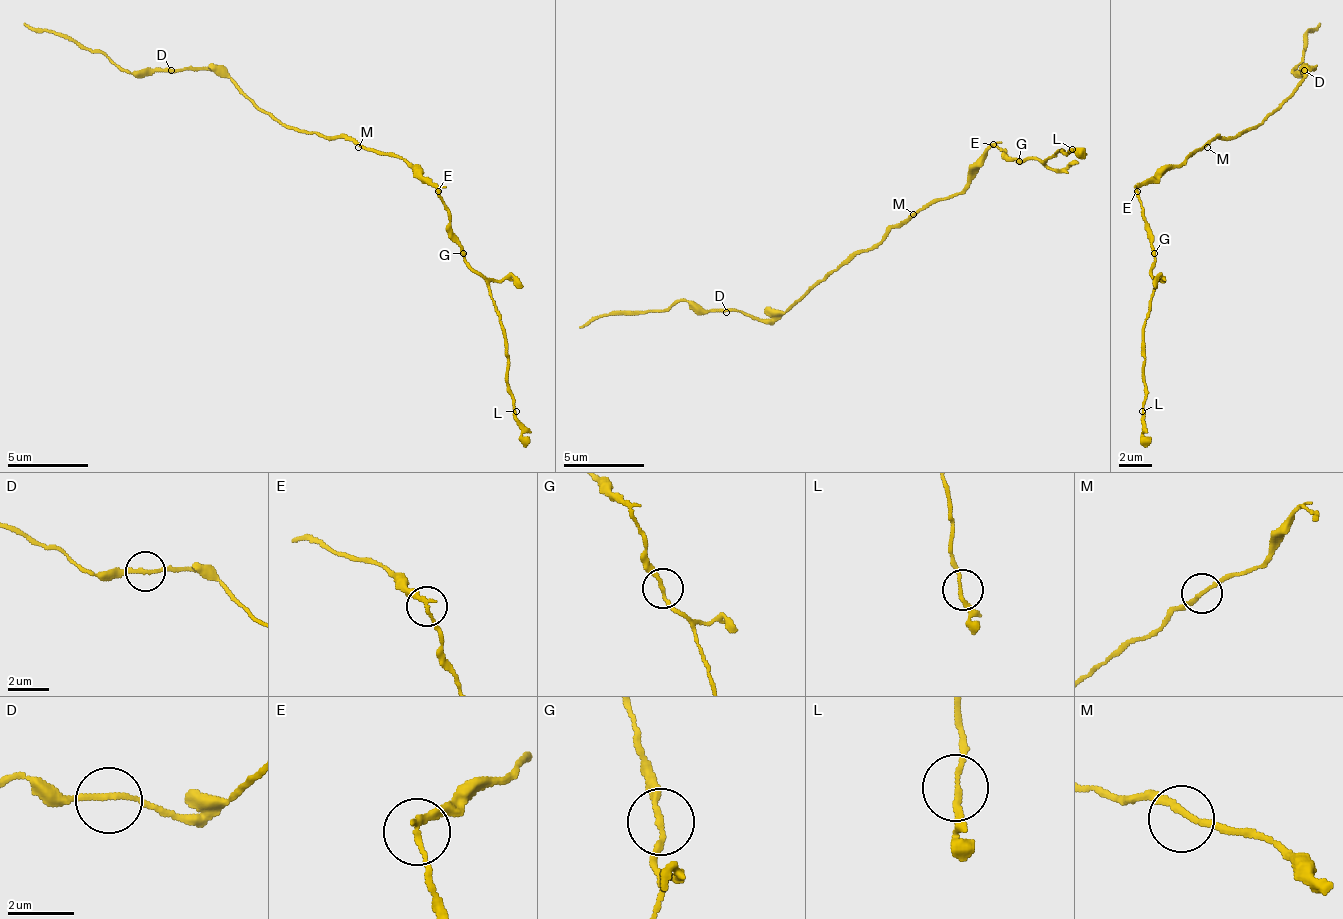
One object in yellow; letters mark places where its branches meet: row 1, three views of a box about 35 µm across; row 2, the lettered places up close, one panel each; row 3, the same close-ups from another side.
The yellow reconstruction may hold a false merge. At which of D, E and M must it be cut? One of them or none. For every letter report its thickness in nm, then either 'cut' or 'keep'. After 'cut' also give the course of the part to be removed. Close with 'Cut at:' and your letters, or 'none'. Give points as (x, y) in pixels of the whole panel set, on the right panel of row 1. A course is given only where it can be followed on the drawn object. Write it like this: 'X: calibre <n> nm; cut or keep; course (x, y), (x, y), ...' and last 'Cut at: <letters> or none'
D: calibre 180 nm; keep
E: calibre 180 nm; cut; course (1138, 192), (1154, 253), (1154, 285), (1142, 330), (1146, 448)
M: calibre 180 nm; keep
Cut at: E

